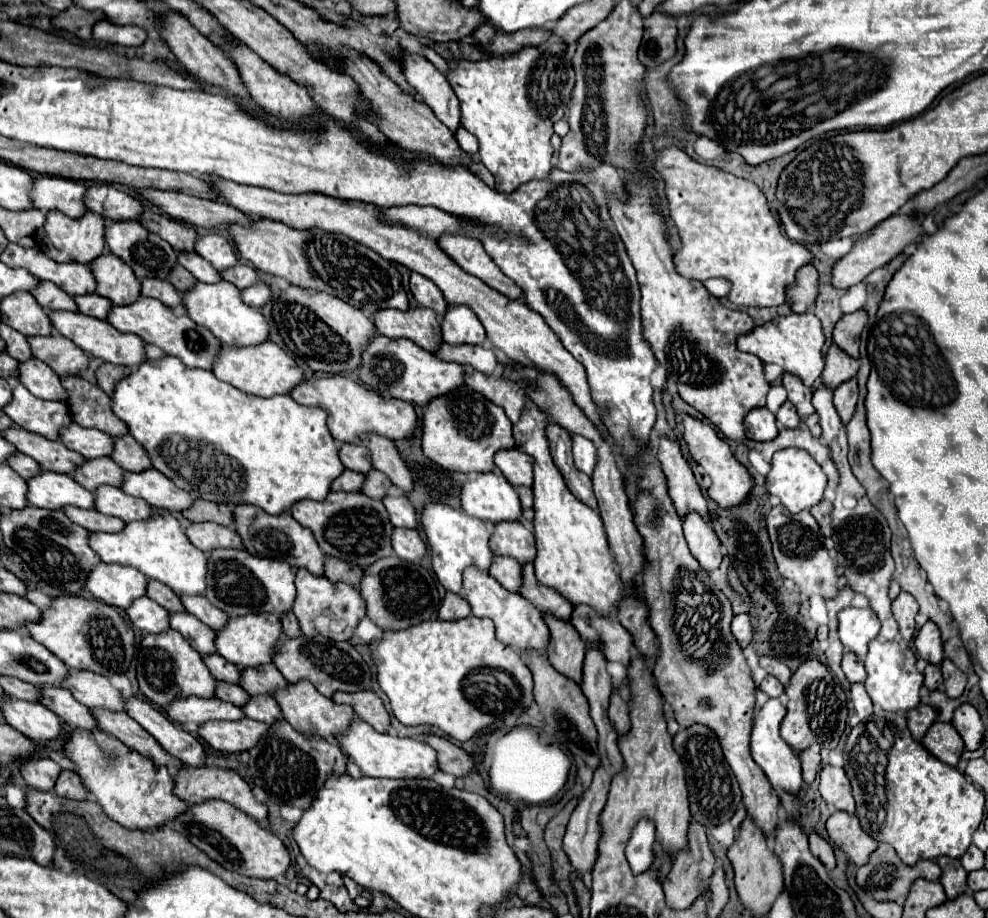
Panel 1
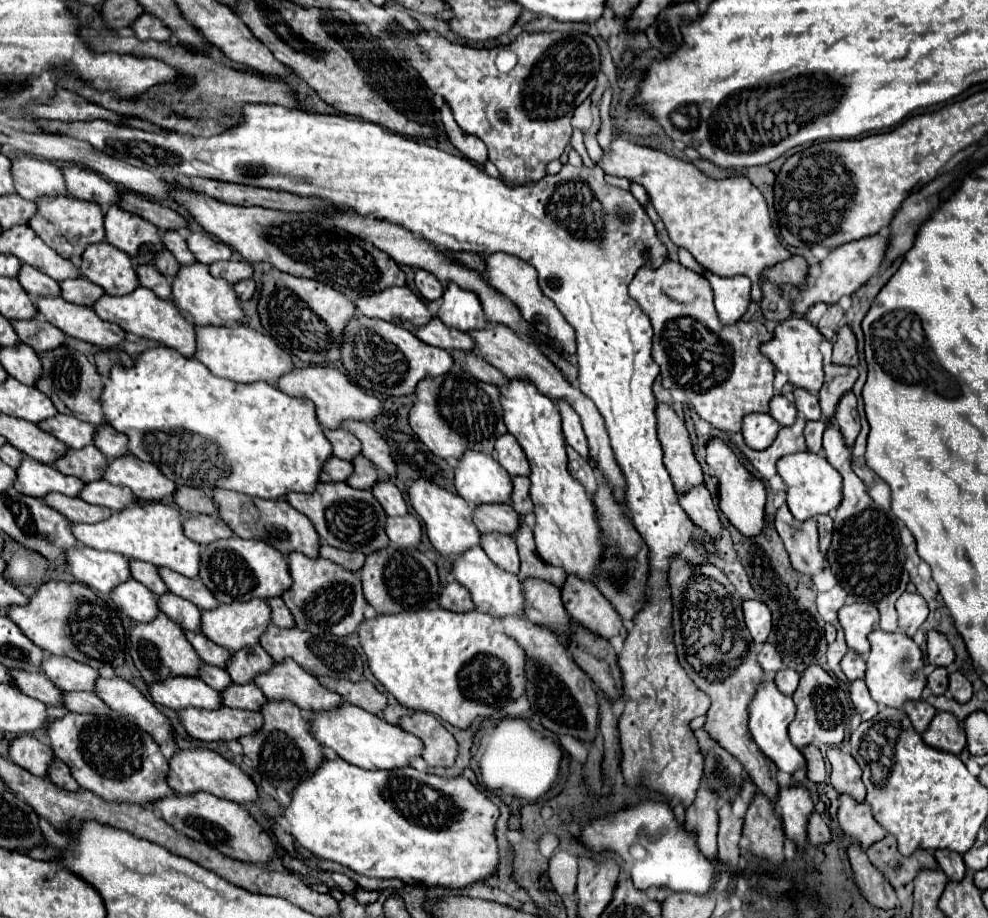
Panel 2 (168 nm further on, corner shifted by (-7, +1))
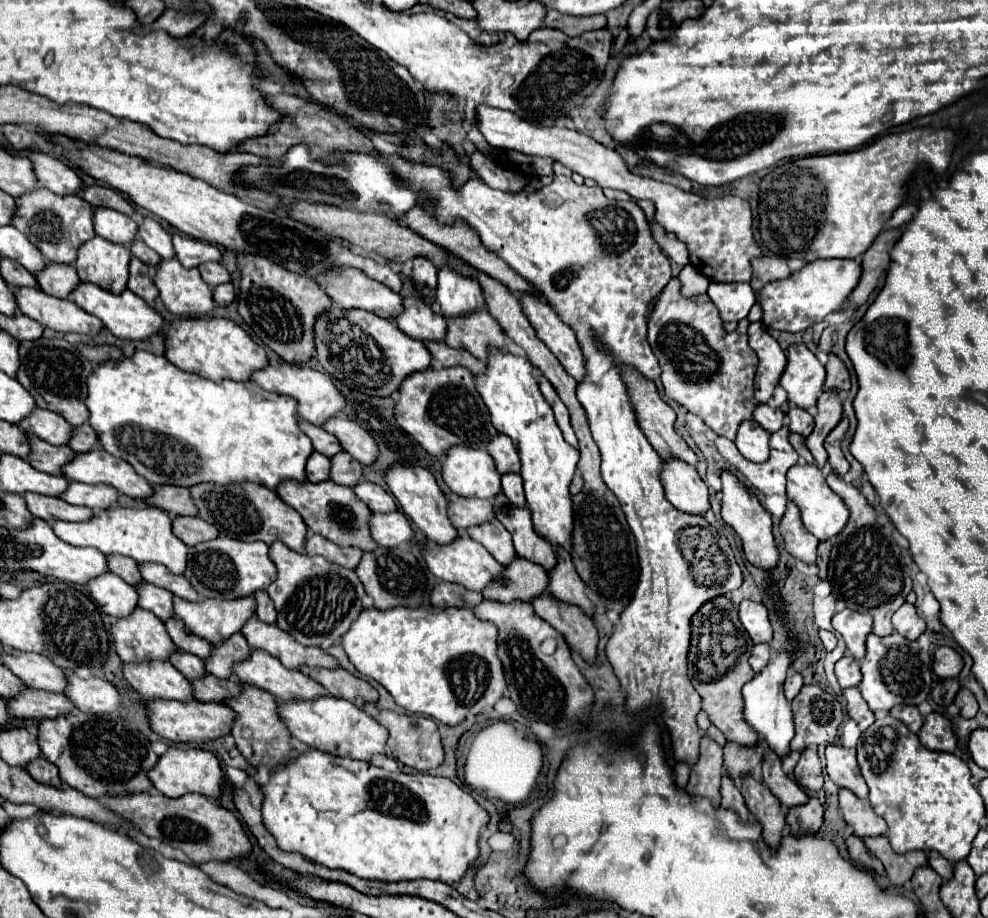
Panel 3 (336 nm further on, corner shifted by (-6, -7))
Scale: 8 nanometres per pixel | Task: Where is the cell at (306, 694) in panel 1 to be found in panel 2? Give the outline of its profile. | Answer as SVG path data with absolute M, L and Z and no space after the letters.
M295 661L275 663L271 671L257 675L255 683L269 701L285 699L307 713L335 711L343 703L337 693L325 689L317 677L303 671L301 665L295 665Z

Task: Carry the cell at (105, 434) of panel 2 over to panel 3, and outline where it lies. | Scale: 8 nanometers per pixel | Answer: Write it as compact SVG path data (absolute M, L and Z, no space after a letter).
M84 423L84 425L80 425L80 427L72 427L72 437L70 437L70 441L68 441L68 447L70 447L72 451L76 451L76 453L86 453L86 451L90 451L94 445L98 445L98 437L96 437L94 429L92 429L88 423Z

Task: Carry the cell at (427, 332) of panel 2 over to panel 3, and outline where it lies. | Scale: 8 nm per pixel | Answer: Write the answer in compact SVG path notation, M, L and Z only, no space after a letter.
M406 297L402 301L404 311L396 317L396 325L406 335L420 341L442 341L446 333L446 319L436 315L428 303L418 297Z

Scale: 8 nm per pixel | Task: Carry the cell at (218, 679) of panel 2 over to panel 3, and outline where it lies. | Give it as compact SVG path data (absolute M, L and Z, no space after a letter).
M176 649L168 661L186 677L186 679L200 679L202 675L206 675L206 669L204 669L204 663L200 657L194 657L192 653L186 653L186 651L180 651Z

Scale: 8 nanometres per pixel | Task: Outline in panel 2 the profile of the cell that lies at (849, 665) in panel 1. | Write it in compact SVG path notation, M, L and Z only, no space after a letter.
M847 651L847 655L841 659L841 669L849 681L863 679L865 677L865 659L855 651Z

